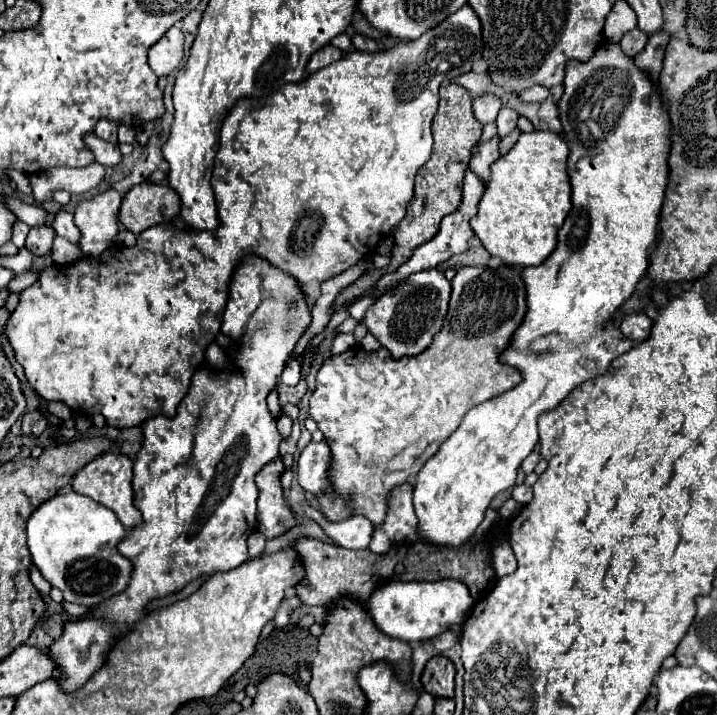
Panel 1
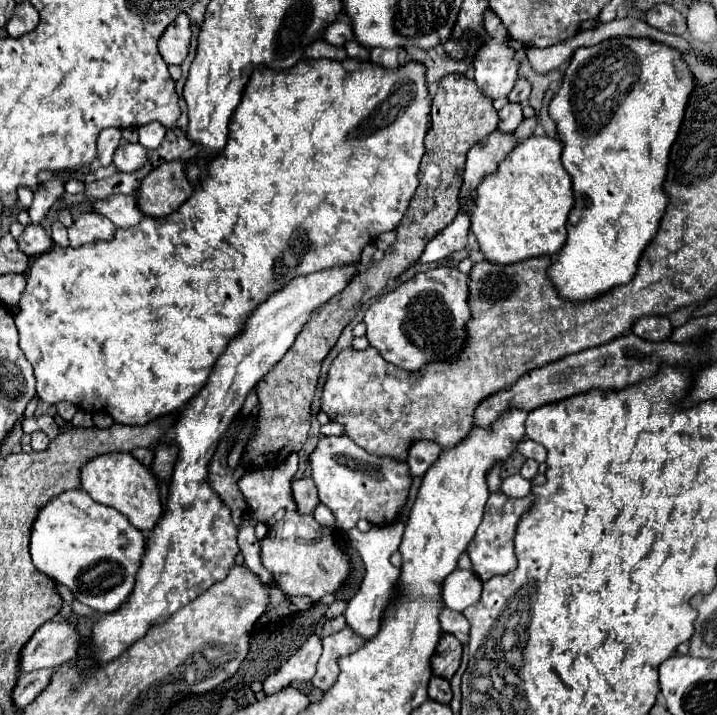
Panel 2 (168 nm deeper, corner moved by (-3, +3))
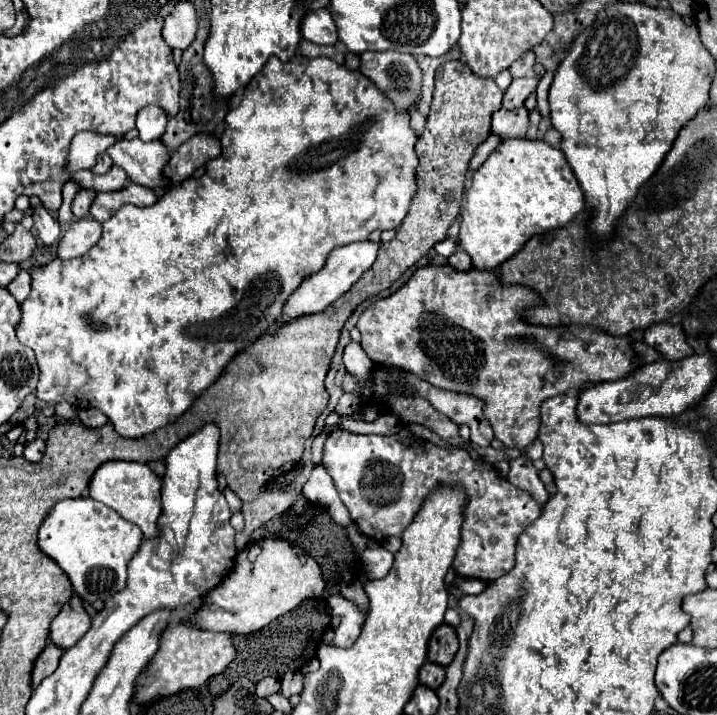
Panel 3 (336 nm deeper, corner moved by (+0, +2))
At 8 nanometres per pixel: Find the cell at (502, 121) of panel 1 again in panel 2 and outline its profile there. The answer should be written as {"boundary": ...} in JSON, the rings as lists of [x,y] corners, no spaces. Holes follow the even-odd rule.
{"boundary":[[[519,77],[517,83],[515,83],[515,87],[513,87],[513,91],[509,93],[509,101],[511,103],[523,103],[523,105],[527,105],[529,93],[531,93],[531,83],[525,77]]]}

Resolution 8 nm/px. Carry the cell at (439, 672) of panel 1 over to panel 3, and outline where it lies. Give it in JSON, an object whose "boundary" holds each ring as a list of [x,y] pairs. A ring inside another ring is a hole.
{"boundary":[[[448,624],[438,626],[428,644],[428,662],[436,662],[438,666],[446,668],[456,656],[456,652],[458,652],[456,630]]]}

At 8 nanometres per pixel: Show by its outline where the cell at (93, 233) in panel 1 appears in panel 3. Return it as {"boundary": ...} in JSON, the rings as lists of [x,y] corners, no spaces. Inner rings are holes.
{"boundary":[[[82,218],[68,226],[58,244],[58,256],[62,260],[70,260],[86,254],[102,236],[102,224],[94,218]]]}

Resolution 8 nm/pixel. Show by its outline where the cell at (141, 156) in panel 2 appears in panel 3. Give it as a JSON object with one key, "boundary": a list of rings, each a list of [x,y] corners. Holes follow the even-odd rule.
{"boundary":[[[118,140],[112,148],[108,148],[108,156],[128,174],[132,182],[148,188],[164,186],[162,168],[168,162],[170,154],[164,150],[164,144],[160,140]]]}

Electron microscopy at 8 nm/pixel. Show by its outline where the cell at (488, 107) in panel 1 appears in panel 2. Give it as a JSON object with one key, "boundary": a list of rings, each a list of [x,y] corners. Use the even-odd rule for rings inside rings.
{"boundary":[[[487,9],[487,13],[483,15],[483,25],[485,25],[485,31],[487,31],[487,41],[481,45],[479,53],[475,53],[475,57],[473,57],[475,83],[491,99],[507,97],[507,93],[513,89],[513,85],[517,81],[519,61],[515,59],[515,49],[509,45],[511,37],[507,33],[507,27],[499,21],[499,17],[495,15],[493,9]]]}

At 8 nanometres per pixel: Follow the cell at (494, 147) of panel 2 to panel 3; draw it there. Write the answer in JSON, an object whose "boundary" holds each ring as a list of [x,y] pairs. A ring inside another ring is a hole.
{"boundary":[[[524,106],[516,110],[504,110],[500,108],[492,116],[492,134],[498,136],[500,140],[508,138],[524,138],[528,130],[528,110]]]}

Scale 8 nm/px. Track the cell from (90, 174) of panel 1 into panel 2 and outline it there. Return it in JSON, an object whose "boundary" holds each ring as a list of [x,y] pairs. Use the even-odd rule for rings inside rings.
{"boundary":[[[53,179],[53,181],[41,185],[41,189],[35,193],[33,205],[29,209],[29,215],[31,215],[31,221],[33,223],[41,223],[45,219],[47,211],[55,203],[55,199],[59,199],[63,195],[63,191],[65,191],[63,185],[65,185],[63,179]]]}

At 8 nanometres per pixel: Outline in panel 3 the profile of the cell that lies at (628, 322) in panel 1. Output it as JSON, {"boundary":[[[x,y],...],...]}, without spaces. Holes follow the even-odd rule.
{"boundary":[[[658,322],[644,330],[642,334],[644,342],[656,350],[668,360],[682,360],[694,354],[694,350],[688,346],[684,330],[680,326],[674,326],[670,322]]]}

